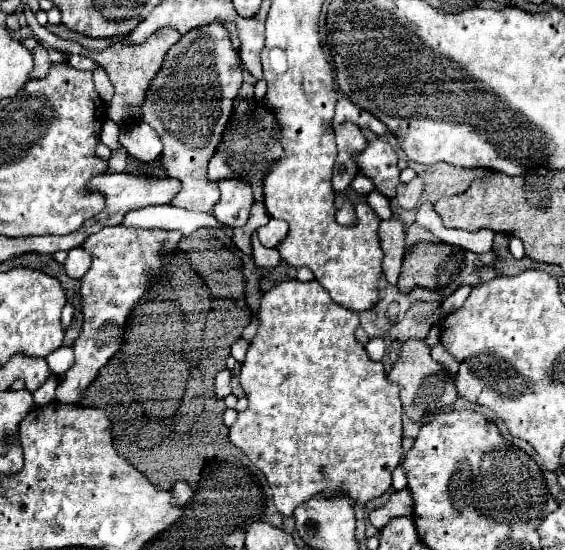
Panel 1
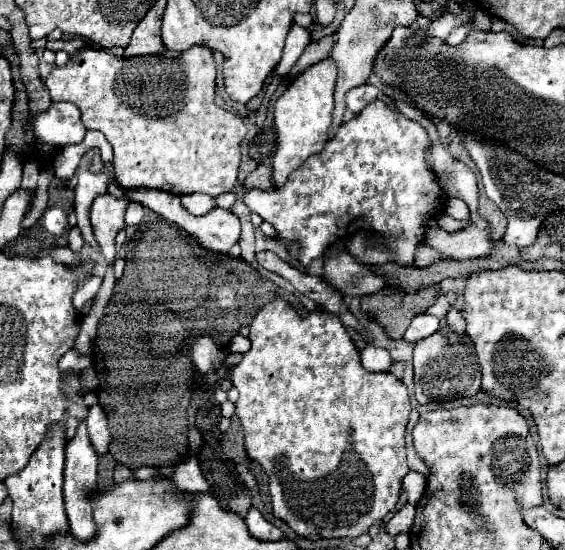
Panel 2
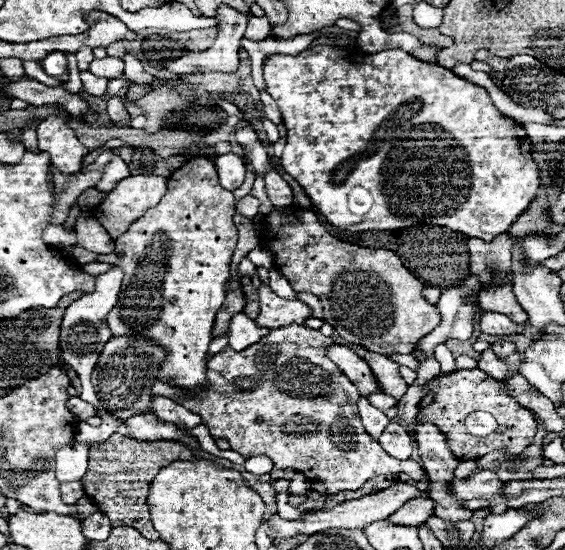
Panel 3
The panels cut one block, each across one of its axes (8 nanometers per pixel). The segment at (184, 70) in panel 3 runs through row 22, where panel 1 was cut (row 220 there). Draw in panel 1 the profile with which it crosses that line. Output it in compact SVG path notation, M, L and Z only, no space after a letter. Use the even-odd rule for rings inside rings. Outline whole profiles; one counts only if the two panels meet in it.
M238 178L220 180L218 186L220 186L220 200L214 206L216 220L232 228L244 226L248 220L250 206L254 202L252 186L246 180Z

